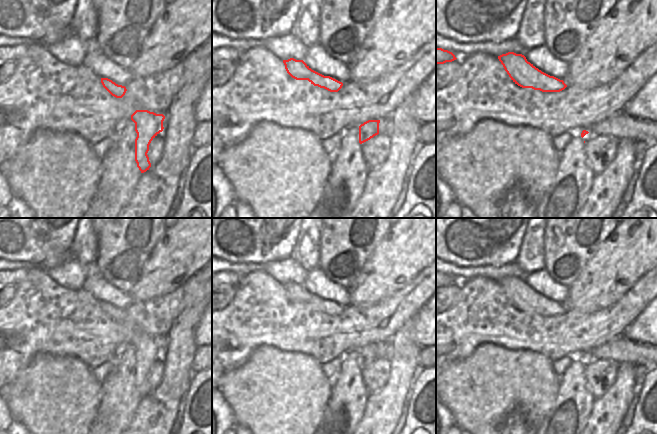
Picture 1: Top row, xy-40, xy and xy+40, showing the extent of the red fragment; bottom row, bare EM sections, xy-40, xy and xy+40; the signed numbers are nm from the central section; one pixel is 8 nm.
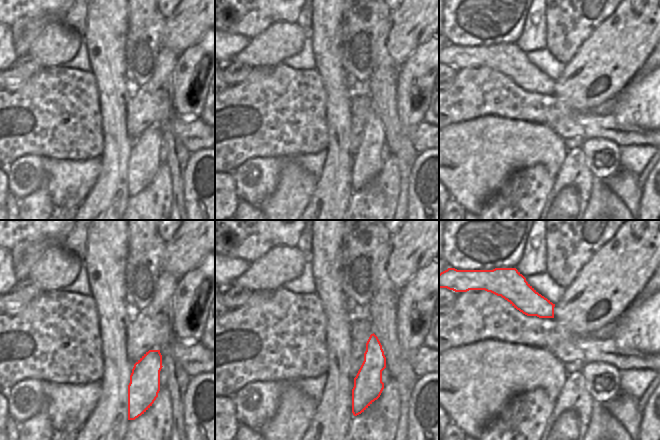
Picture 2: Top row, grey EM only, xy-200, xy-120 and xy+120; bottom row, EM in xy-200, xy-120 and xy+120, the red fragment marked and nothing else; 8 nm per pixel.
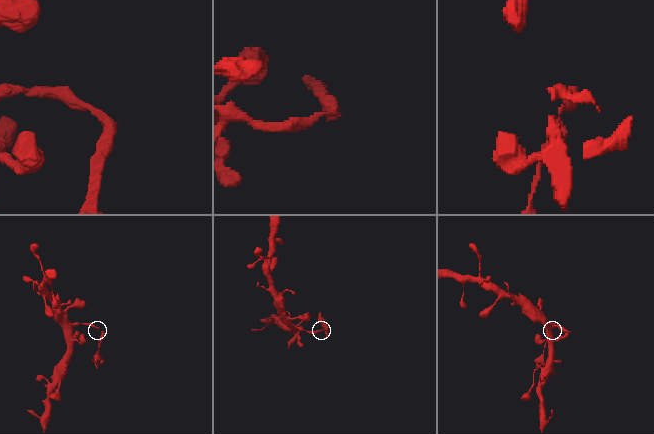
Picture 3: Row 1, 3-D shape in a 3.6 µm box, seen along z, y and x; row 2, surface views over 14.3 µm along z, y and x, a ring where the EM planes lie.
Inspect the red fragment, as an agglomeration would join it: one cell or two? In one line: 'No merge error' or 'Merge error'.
Merge error

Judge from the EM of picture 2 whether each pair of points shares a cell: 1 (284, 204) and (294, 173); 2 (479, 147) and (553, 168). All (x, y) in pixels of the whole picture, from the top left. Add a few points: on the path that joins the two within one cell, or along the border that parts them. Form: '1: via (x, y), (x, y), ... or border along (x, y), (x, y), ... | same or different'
1: via (291, 196), (294, 190), (294, 181) | same
2: via (497, 147), (532, 147), (535, 150) | same

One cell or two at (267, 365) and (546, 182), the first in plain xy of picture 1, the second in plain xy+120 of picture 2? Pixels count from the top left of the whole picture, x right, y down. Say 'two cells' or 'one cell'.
two cells

